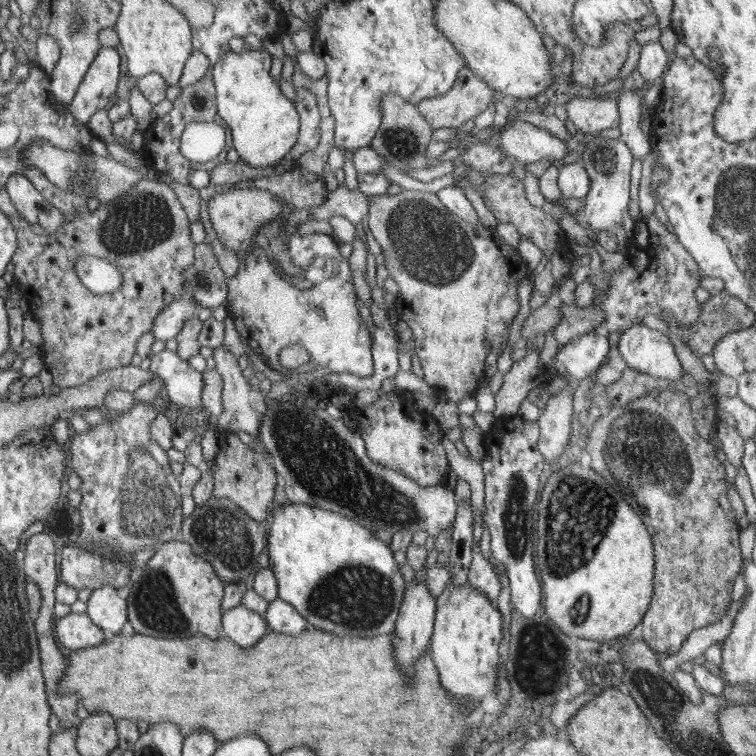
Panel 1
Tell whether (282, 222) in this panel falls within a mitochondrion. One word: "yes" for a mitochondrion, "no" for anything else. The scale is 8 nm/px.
no

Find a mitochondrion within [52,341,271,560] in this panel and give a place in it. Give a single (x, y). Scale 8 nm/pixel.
(147, 467)

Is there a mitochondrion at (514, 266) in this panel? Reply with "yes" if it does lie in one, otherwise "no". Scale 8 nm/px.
no

